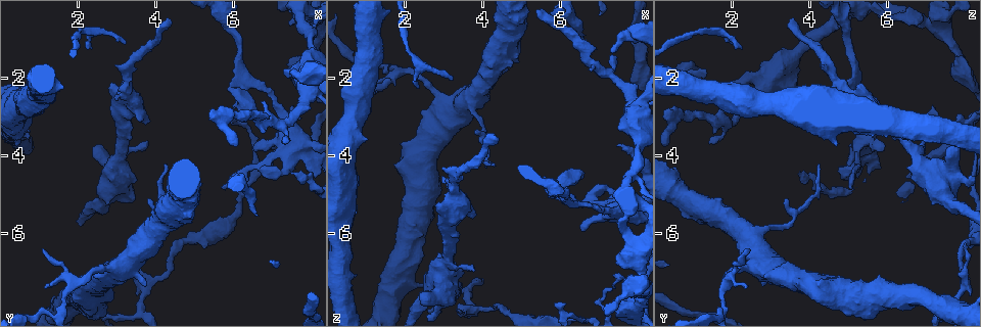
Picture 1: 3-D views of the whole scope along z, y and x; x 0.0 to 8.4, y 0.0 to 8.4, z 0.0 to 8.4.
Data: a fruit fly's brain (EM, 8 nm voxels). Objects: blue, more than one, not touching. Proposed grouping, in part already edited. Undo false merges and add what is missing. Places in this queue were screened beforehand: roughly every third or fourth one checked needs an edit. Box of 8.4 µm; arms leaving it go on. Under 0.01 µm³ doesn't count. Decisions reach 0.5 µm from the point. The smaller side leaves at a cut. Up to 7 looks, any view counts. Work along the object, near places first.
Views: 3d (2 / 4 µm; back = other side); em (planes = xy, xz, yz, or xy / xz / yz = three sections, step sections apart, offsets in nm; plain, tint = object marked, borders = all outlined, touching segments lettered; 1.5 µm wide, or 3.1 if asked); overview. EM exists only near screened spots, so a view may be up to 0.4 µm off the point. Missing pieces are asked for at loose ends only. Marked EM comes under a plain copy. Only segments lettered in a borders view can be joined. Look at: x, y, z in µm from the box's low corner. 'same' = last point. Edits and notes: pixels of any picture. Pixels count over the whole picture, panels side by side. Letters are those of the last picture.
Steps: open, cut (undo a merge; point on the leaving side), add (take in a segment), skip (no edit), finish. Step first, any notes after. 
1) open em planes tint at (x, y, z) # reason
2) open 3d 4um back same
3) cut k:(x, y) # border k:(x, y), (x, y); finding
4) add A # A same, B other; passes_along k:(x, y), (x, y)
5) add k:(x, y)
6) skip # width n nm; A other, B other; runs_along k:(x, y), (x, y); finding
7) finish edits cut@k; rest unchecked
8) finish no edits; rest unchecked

open em planes borders at (3.70, 7.40, 2.85) # thick end

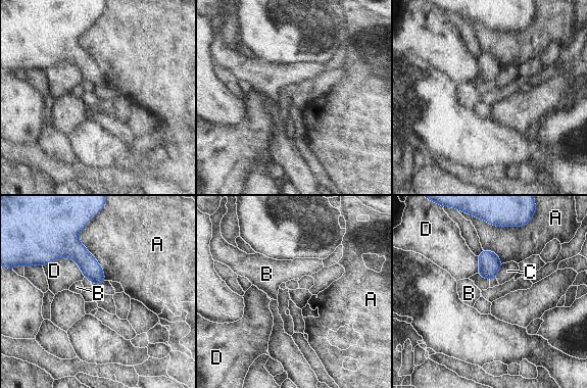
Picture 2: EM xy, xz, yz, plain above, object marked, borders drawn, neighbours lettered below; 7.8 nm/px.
skip # A other, B other, C other, D other; runs_along 2:(48, 258), (76, 252), (102, 279); none of them fits

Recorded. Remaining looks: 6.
open 3d 2um at (1.10, 6.40, 2.50) # tapers out

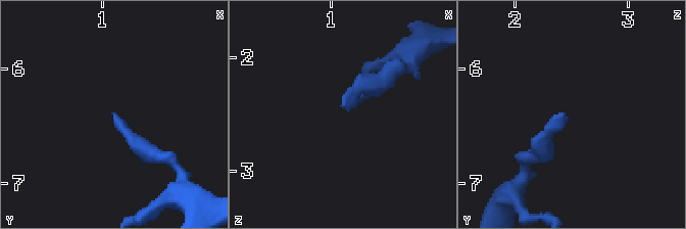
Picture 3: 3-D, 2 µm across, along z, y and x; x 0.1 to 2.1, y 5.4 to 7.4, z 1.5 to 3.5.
open em xy step 8 borders at (1.14, 6.44, 2.46)

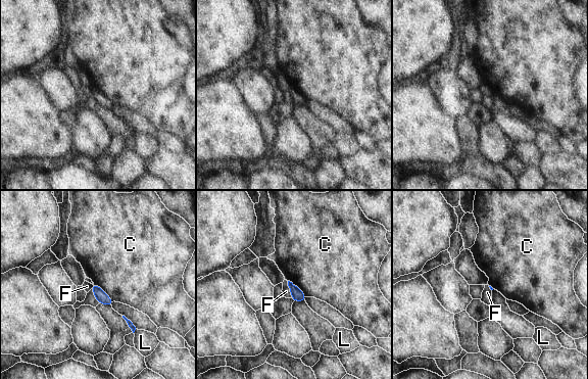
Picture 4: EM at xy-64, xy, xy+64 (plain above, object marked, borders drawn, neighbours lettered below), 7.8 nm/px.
skip # C other, F other, L other; border 4:(287, 281), (292, 297); no lettered segment goes on from it

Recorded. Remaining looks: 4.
open 3d 2um at (7.20, 1.80, 1.30) # end of a long branch

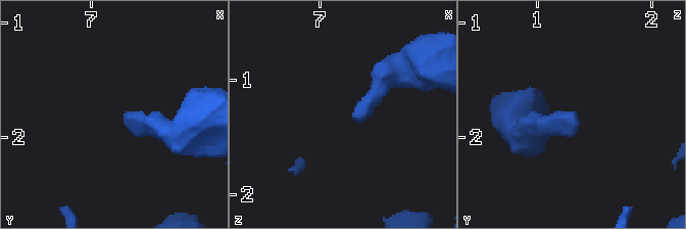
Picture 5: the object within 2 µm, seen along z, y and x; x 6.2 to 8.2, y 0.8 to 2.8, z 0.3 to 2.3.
open em xy step 4 tint at (7.26, 1.82, 1.32)

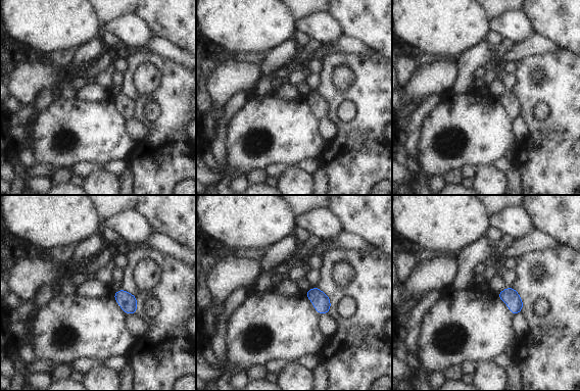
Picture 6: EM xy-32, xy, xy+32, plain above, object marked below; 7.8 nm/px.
open em planes borders same # cut it another way

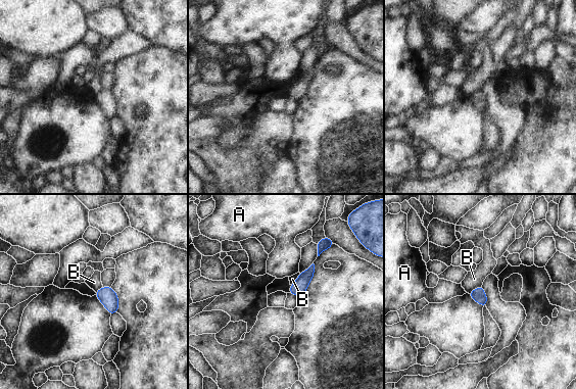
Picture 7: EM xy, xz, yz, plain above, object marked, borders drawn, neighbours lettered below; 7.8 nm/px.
skip # longest_contact B 130 nm; A other, B other; no lettered segment goes on from it

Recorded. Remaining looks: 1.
finish no edits; rest unchecked

